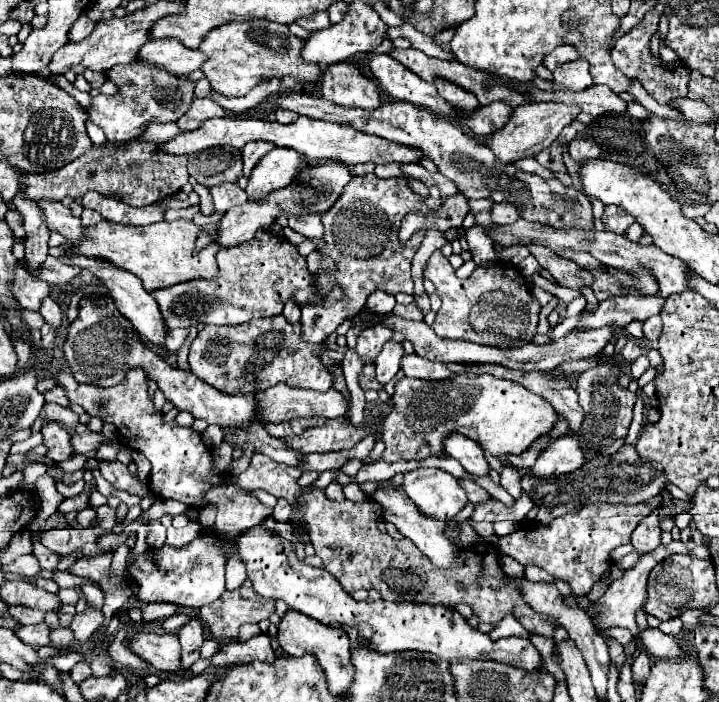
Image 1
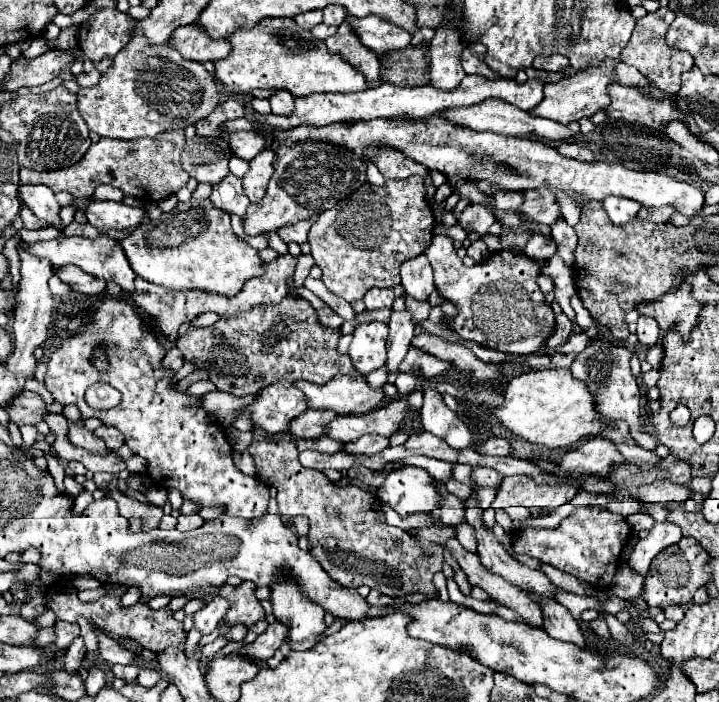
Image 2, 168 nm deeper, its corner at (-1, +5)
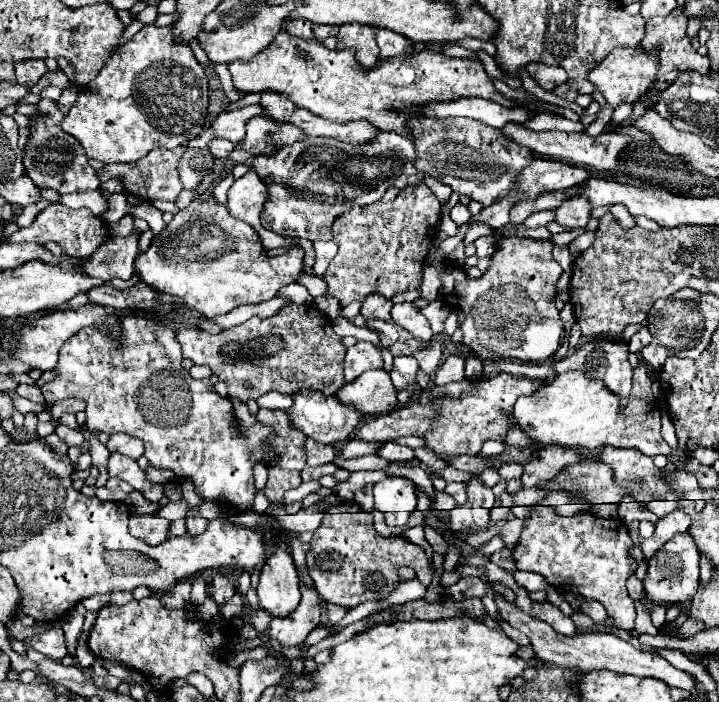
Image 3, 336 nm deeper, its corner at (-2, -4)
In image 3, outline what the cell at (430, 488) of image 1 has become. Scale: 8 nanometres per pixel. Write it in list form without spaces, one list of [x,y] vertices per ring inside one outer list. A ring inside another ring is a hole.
[[[384,478],[374,484],[374,510],[380,510],[388,526],[402,526],[416,508],[416,488],[406,478]]]

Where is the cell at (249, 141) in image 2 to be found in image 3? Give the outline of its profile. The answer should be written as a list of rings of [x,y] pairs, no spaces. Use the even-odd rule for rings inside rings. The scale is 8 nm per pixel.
[[[212,140],[208,142],[208,150],[214,158],[226,158],[234,150],[234,144],[230,144],[230,140]]]

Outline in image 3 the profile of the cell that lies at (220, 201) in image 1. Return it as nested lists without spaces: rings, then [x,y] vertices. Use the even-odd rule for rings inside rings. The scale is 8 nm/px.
[[[226,176],[224,180],[220,180],[220,182],[214,186],[212,194],[214,194],[214,198],[216,198],[220,204],[226,204],[226,192],[228,192],[228,188],[232,186],[232,182],[234,182],[234,176]]]

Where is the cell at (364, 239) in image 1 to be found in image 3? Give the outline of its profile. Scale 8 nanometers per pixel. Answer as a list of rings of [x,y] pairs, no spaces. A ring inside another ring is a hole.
[[[426,184],[400,190],[394,202],[380,200],[362,208],[354,206],[350,212],[338,216],[332,226],[334,242],[338,244],[338,254],[324,272],[324,280],[328,282],[328,296],[338,298],[342,306],[346,306],[354,300],[362,302],[372,292],[382,292],[383,296],[391,299],[396,292],[416,290],[422,280],[422,260],[426,258],[426,252],[430,250],[430,244],[436,238],[440,218],[440,202]]]

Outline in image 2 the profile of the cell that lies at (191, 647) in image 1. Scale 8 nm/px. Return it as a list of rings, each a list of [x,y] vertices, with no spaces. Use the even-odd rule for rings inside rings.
[[[215,597],[215,599],[209,601],[201,611],[195,613],[195,617],[193,617],[195,629],[199,629],[201,633],[209,635],[209,633],[217,627],[219,619],[227,613],[227,609],[229,609],[229,603],[225,603],[223,597]]]

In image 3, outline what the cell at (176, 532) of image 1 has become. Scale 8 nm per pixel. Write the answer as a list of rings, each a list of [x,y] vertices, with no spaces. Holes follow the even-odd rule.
[[[188,516],[186,522],[188,522],[188,534],[192,534],[192,536],[202,534],[206,530],[206,524],[208,524],[208,520],[200,518],[200,516]]]

